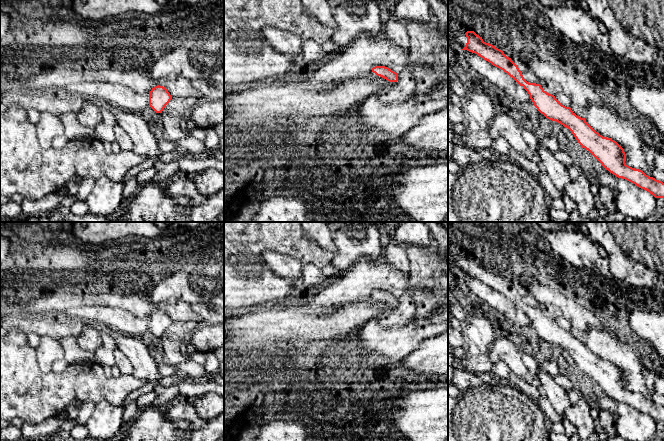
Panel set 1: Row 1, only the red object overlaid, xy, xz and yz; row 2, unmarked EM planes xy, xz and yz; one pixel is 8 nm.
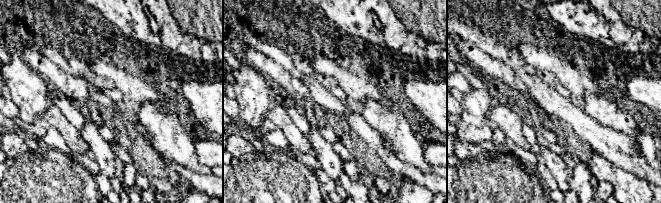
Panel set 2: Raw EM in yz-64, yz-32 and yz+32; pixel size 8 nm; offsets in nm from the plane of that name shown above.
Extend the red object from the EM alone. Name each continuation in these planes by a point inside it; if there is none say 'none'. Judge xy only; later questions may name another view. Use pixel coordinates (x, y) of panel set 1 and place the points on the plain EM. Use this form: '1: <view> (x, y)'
none

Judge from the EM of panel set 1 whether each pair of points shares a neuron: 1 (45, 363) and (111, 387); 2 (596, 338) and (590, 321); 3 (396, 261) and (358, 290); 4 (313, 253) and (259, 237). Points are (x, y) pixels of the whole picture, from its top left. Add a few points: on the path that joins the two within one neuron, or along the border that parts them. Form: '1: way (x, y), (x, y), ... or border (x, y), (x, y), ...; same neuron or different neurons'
1: border (36, 349), (38, 366), (43, 371), (49, 370); different neurons
2: border (603, 329), (590, 328), (584, 341); different neurons
3: border (385, 260), (407, 275); different neurons
4: way (300, 246), (288, 237), (272, 237); same neuron

